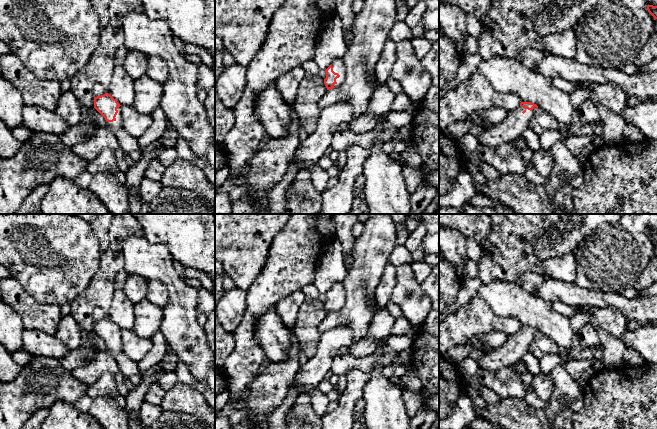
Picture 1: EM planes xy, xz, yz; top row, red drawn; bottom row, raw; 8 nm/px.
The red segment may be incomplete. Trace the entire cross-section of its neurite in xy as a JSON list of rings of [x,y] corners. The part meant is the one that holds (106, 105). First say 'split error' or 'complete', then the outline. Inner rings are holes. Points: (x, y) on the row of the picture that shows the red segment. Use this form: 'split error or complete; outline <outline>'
split error; outline [[[110,94],[94,97],[94,108],[108,122],[111,132],[123,129],[121,105]]]

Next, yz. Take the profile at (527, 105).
split error; outline [[[521,102],[520,106],[508,112],[501,122],[490,128],[484,128],[482,134],[477,137],[478,143],[488,147],[514,143],[528,128],[528,123],[537,108],[538,106],[534,103]]]

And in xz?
split error; outline [[[342,58],[335,59],[325,70],[324,84],[327,90],[339,87],[346,79],[346,69]]]

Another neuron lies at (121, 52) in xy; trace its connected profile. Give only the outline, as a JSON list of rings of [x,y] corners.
[[[122,45],[121,47],[119,47],[116,50],[115,58],[114,58],[114,63],[115,63],[116,66],[123,63],[125,57],[129,53],[129,51],[130,50],[128,48],[126,48],[124,45]]]

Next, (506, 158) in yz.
[[[478,143],[477,149],[481,161],[491,165],[502,175],[521,174],[526,170],[520,150],[514,143],[504,143],[497,147],[488,147]]]

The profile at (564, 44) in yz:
[[[575,26],[560,33],[546,35],[543,37],[543,43],[546,53],[566,59],[575,59],[578,48]]]

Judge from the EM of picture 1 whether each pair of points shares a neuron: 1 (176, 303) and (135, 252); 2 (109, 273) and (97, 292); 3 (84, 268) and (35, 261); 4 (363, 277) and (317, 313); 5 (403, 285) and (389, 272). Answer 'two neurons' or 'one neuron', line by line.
1: one neuron
2: one neuron
3: one neuron
4: two neurons
5: two neurons

